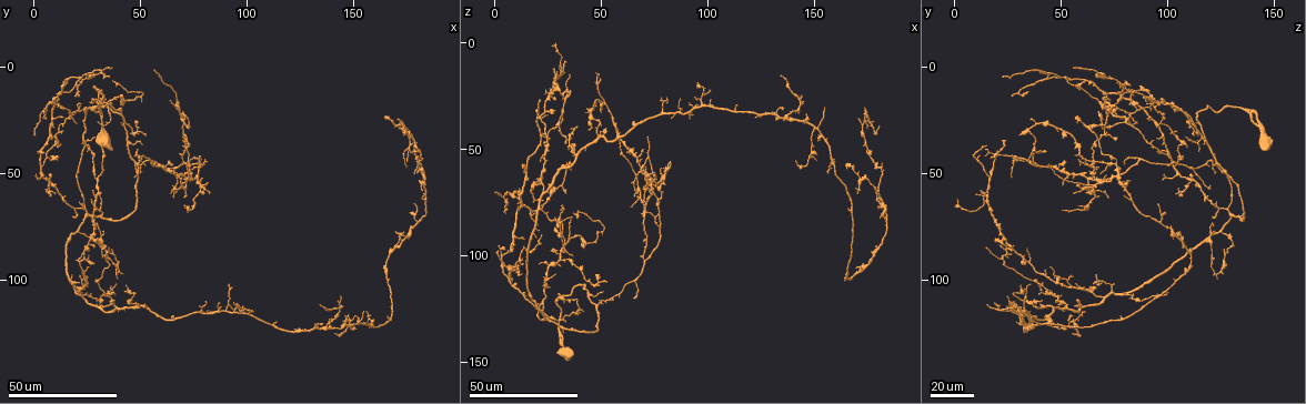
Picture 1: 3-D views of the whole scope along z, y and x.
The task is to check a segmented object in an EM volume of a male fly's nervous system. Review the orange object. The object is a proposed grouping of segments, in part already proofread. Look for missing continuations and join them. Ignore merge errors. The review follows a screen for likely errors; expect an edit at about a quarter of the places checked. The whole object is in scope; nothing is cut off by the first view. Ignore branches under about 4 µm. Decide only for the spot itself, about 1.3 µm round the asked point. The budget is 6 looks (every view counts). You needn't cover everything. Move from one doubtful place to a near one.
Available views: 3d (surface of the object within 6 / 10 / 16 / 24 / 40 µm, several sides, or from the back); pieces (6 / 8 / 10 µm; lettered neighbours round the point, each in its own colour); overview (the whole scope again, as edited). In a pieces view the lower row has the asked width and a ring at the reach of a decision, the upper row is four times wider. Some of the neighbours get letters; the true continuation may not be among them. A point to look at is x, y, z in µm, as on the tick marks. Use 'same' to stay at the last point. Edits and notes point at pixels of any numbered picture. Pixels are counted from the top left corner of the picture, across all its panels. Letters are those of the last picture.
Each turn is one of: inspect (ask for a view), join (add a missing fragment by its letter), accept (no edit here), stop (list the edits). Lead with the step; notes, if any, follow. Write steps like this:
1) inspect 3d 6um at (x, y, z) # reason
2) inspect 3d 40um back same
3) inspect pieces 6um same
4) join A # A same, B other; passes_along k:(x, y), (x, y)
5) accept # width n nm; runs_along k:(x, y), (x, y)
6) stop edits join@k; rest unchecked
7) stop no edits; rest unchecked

inspect 3d 24um at (29, 85, 27) # free end

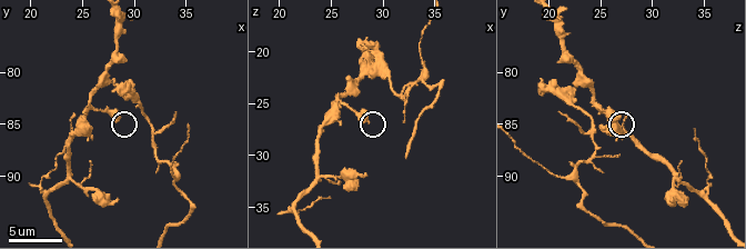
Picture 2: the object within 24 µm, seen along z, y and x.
inspect 3d 6um at (28.8, 84.2, 26.6)

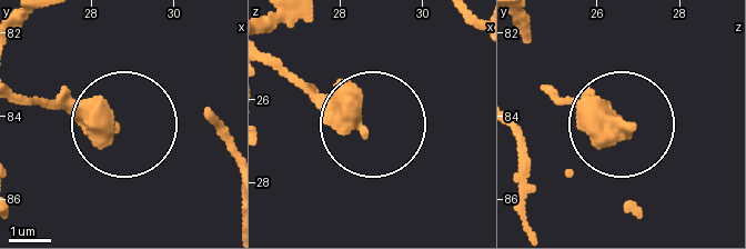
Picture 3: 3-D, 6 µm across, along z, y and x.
inspect pieces 8um at (28.60, 84.25, 26.80) # what lies round it

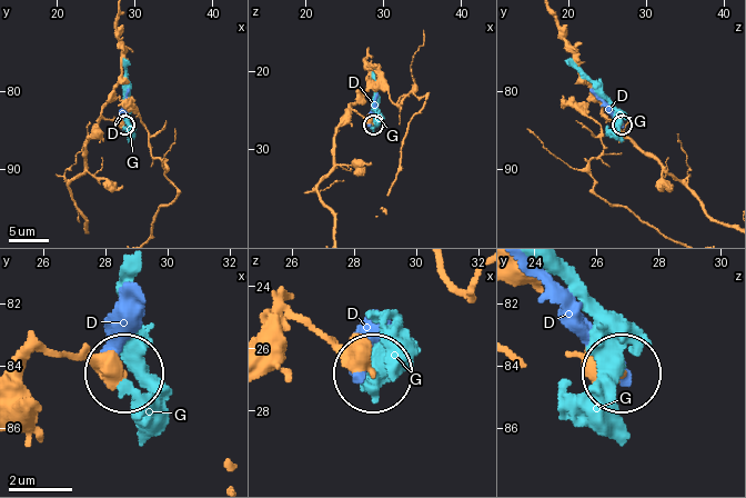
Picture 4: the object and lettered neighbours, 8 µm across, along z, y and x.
accept # D other, G other; none of them fits

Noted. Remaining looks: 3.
inspect 3d 40um at (2, 54, 99)

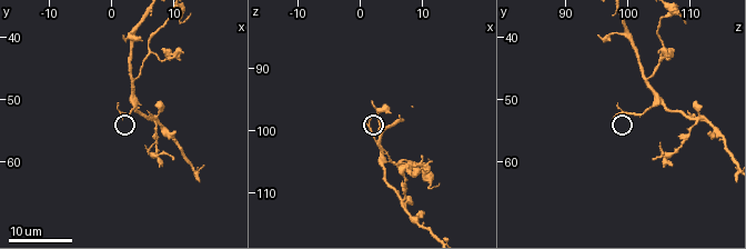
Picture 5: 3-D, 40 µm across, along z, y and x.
inspect pieces 10um at (2.0, 53.0, 98.0) # see the neighbours

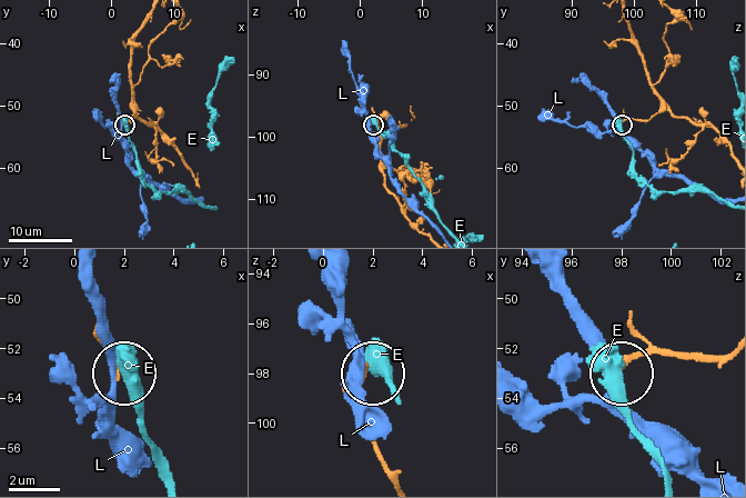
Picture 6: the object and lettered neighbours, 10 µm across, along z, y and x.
accept # E other, L other; none of them fits

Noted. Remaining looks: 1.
stop no edits; rest unchecked

